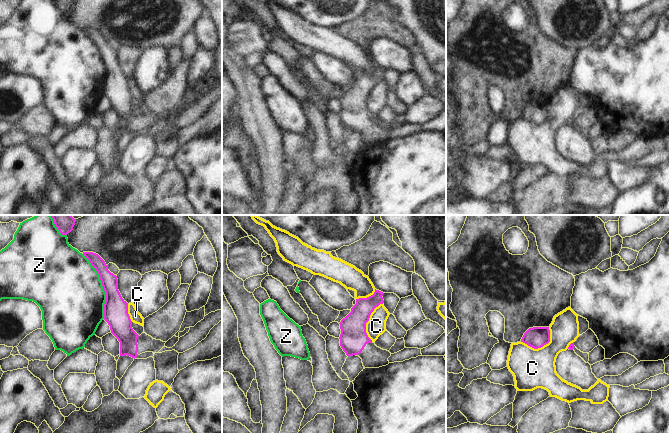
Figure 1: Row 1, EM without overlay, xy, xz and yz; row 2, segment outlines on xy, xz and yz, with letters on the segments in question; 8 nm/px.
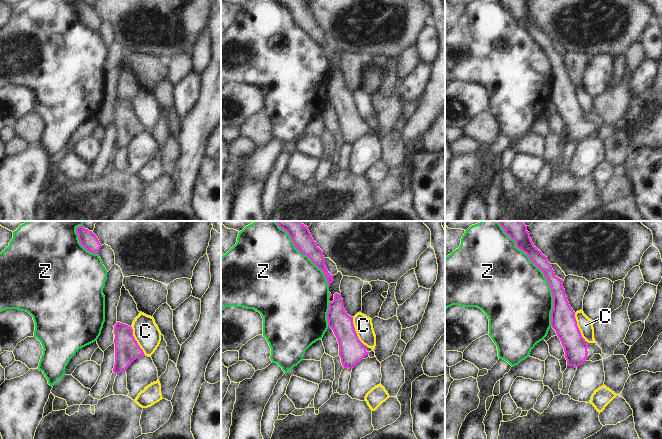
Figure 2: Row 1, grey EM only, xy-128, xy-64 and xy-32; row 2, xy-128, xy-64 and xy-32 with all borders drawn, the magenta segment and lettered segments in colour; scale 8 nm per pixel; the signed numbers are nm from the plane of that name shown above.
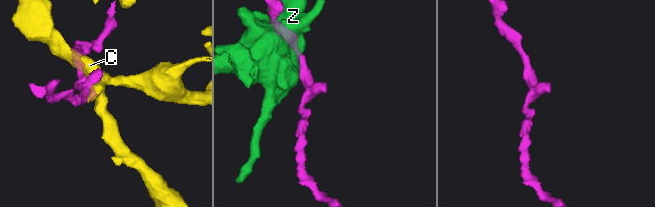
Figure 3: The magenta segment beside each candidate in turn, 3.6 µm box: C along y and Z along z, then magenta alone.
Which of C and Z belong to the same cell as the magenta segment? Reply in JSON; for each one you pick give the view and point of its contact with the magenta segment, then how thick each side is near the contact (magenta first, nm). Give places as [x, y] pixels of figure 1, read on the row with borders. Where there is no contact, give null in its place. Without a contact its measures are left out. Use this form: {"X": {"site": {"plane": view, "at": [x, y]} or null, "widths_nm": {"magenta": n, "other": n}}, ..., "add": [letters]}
{"add": []}

